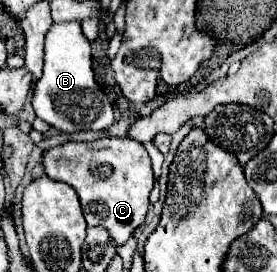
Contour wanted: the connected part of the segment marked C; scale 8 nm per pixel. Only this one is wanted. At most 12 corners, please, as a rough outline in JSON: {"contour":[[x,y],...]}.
{"contour":[[132,137],[70,141],[44,173],[118,245],[144,221],[150,155]]}

